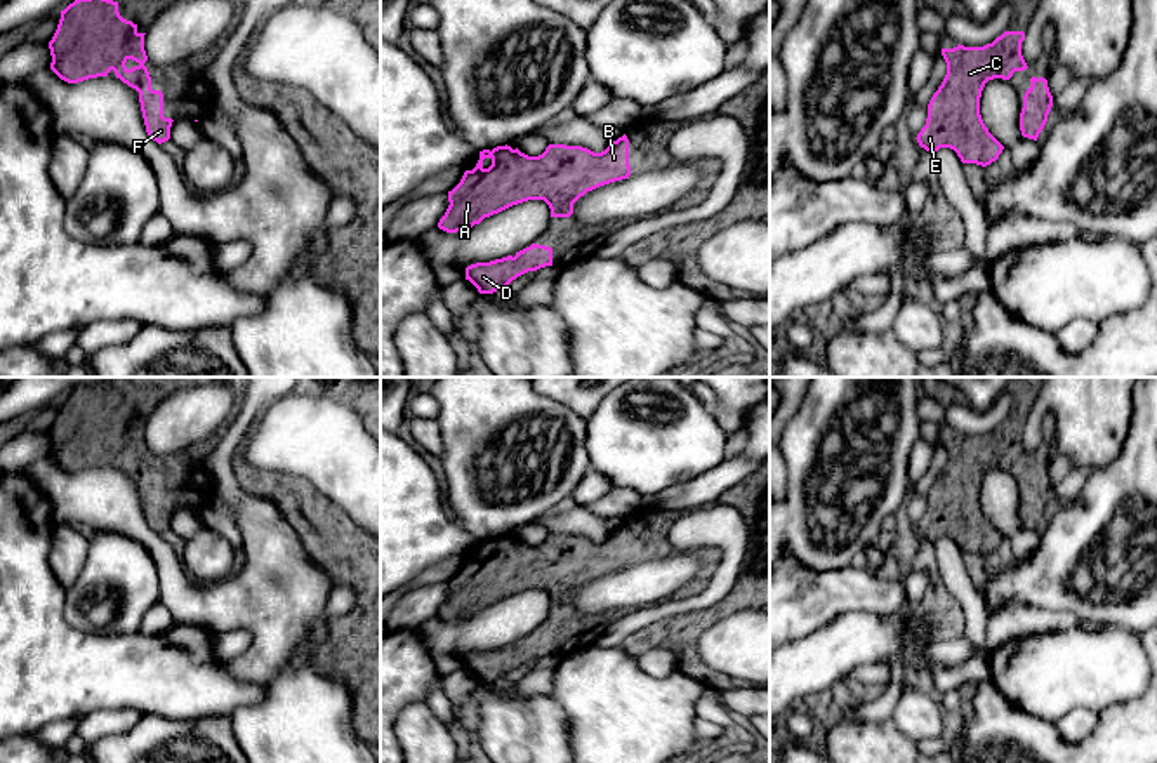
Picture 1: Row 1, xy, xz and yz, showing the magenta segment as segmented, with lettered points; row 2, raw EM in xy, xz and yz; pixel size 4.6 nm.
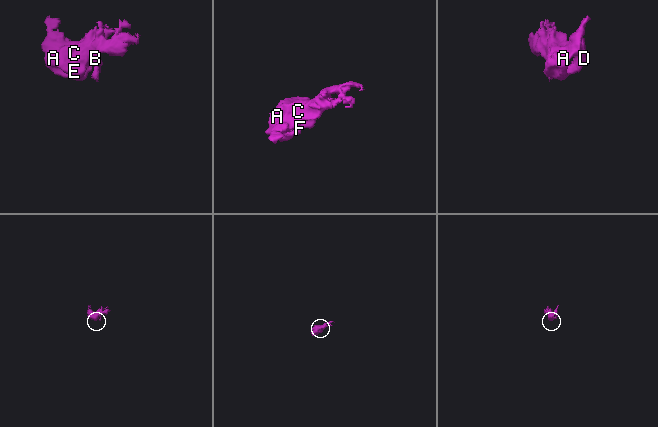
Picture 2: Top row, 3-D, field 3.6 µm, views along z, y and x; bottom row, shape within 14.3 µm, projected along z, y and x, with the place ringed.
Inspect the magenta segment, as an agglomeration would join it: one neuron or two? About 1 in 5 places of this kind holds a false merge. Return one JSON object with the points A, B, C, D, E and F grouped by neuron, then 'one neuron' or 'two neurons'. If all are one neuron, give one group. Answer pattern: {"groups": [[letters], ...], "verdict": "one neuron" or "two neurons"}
{"groups": [["A", "B", "C", "D", "E", "F"]], "verdict": "one neuron"}

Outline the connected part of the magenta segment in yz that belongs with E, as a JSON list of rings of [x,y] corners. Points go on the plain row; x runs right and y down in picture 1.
[[[1004,421],[983,436],[942,438],[947,464],[928,494],[926,514],[917,532],[929,542],[950,537],[962,553],[990,554],[1004,535],[988,521],[980,504],[985,473],[994,468],[1009,469],[1015,461],[1027,459],[1021,445],[1023,421]]]

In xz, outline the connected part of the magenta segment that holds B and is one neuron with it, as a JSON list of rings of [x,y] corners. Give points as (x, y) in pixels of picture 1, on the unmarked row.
[[[625,523],[601,542],[566,534],[549,534],[539,546],[507,534],[483,539],[476,556],[466,560],[448,581],[450,594],[438,617],[446,622],[464,620],[528,589],[544,589],[551,607],[570,607],[573,593],[587,581],[629,565]]]

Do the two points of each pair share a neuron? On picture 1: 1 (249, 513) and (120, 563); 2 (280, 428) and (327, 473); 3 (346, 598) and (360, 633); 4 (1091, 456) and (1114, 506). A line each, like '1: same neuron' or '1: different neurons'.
1: different neurons
2: same neuron
3: different neurons
4: different neurons

